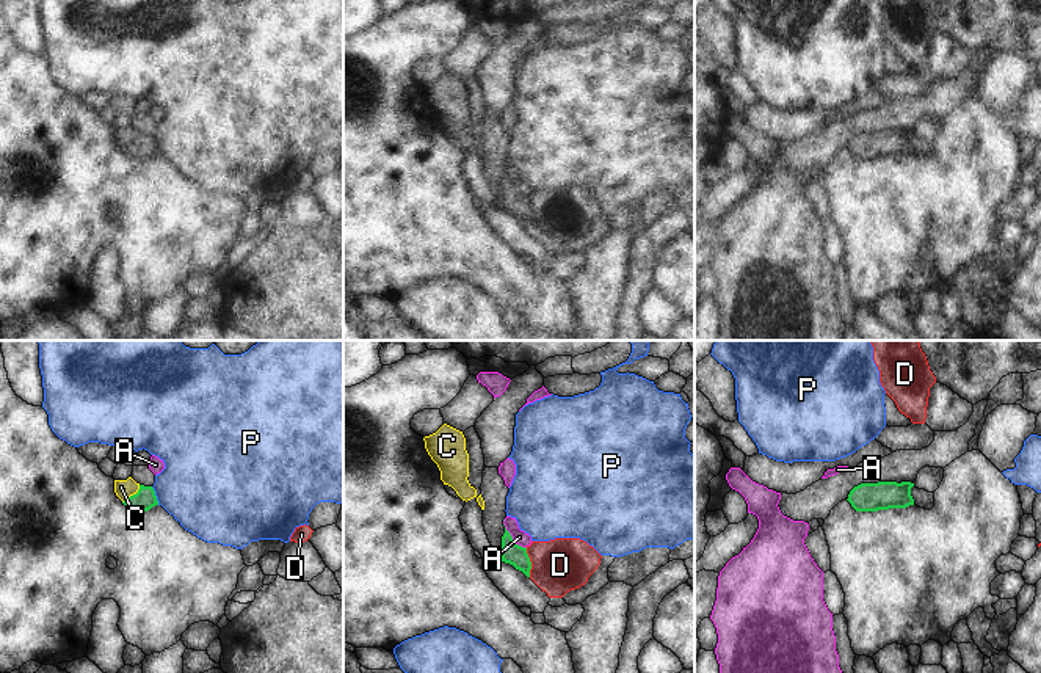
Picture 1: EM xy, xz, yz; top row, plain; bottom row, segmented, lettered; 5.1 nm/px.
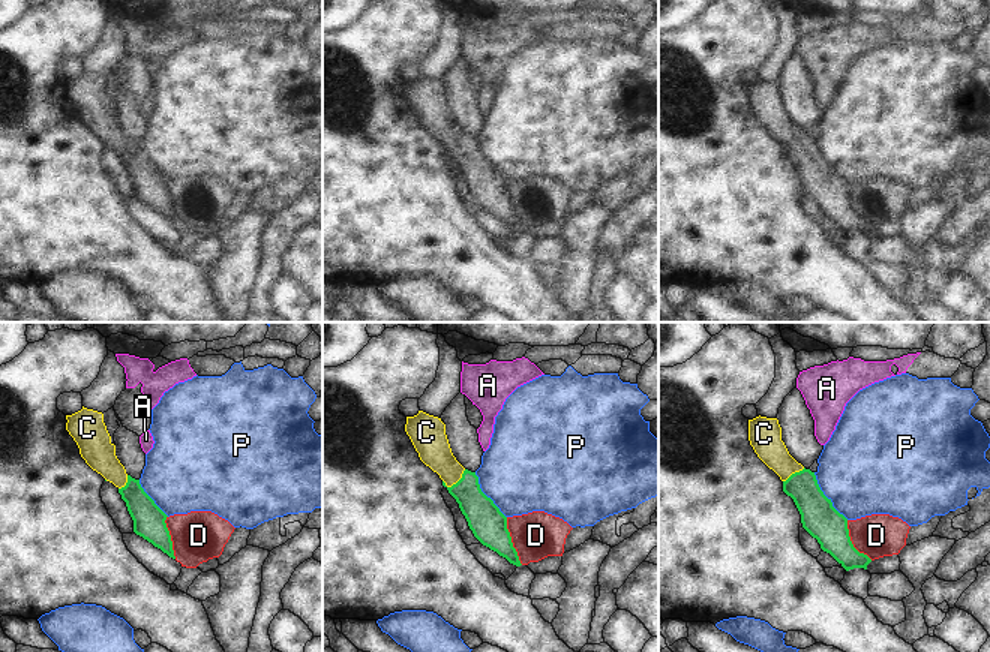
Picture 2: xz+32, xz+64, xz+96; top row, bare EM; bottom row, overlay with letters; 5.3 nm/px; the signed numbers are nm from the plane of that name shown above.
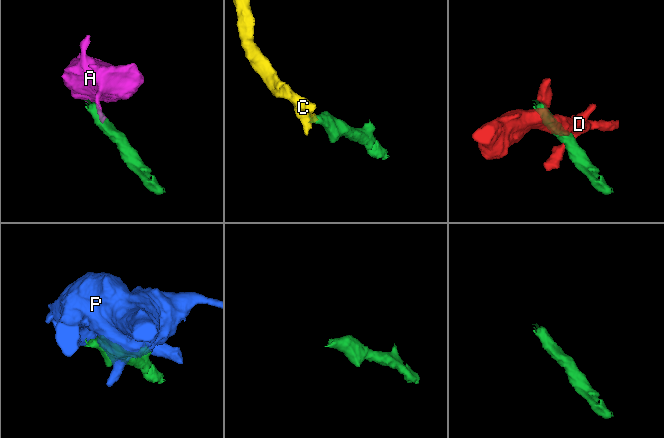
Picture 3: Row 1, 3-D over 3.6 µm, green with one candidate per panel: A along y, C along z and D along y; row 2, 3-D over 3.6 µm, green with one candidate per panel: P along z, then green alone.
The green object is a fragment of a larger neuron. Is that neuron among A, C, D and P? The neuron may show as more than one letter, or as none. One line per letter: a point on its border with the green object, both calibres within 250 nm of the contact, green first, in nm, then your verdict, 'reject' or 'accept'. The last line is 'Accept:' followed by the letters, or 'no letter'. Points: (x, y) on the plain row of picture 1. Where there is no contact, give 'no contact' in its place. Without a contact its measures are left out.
A: xz (511, 185) | 110/70 nm | reject
C: xy (134, 143) | 110/100 nm | accept
D: xz (530, 210) | 110/280 nm | reject
P: xy (155, 145) | 110/440 nm | reject
Accept: C

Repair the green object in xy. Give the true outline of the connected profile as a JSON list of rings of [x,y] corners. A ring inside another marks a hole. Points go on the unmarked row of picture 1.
[[[132,126],[114,129],[114,141],[124,154],[135,160],[147,160],[158,154],[154,136],[140,133]]]

